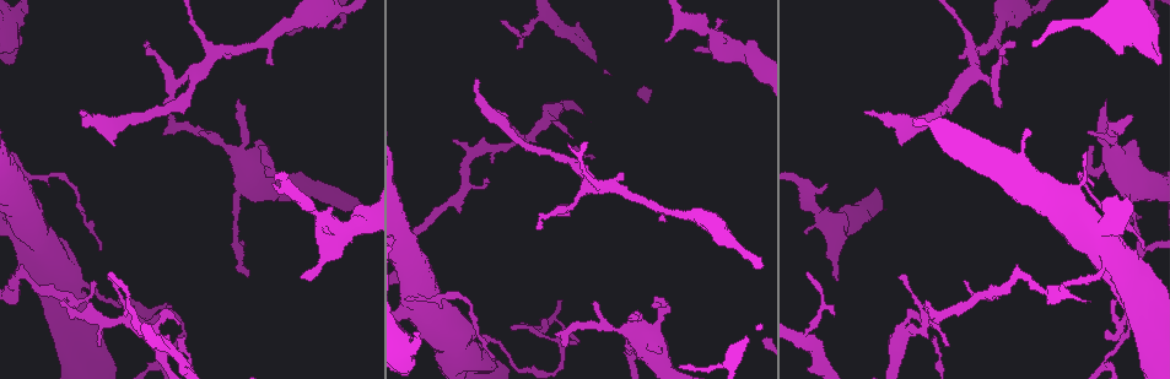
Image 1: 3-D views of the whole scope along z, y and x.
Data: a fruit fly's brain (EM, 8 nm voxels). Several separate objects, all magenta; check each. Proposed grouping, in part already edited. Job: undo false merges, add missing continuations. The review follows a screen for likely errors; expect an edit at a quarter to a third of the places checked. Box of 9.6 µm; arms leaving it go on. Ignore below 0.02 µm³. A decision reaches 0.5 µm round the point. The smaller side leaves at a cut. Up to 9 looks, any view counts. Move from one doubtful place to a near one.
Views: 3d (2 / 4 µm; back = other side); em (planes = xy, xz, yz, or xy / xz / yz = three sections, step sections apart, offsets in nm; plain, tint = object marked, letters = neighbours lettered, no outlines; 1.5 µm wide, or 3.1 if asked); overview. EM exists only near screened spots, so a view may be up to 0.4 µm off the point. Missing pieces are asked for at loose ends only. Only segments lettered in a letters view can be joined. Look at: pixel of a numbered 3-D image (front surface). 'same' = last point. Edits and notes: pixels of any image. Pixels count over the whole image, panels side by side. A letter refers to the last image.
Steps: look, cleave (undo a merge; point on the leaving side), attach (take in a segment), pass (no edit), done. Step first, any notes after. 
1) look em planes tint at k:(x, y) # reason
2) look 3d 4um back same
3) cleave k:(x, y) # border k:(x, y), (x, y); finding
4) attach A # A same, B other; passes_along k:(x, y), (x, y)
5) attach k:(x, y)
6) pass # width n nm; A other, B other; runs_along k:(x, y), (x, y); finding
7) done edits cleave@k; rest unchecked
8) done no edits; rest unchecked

look em planes letters at 1:(125, 316) # thin end

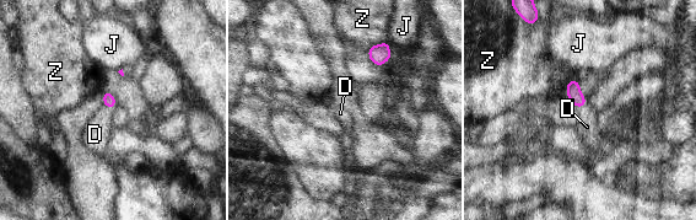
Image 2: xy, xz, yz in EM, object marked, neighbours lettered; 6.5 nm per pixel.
attach D # D same, J other, Z other; passes_along 2:(573, 94), (582, 106), (587, 127); the cell continues

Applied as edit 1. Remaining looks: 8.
look 3d 4um at 1:(1055, 291) # three-way junction

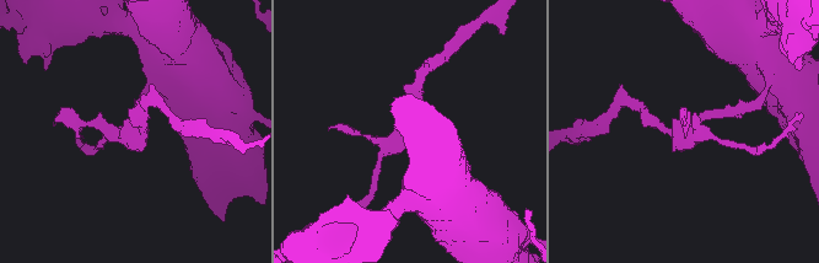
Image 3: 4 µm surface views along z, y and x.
look em planes letters at 3:(136, 128) # arms 3; now the EM

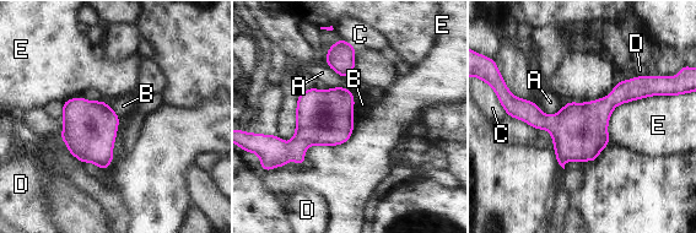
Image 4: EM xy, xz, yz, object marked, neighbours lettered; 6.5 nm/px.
pass # A other, B other, C other, D other, E other; border 4:(667, 95), (619, 103), (609, 144); one cell here

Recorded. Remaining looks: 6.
look em xy step 4 letters at 1:(1131, 117) # an open end

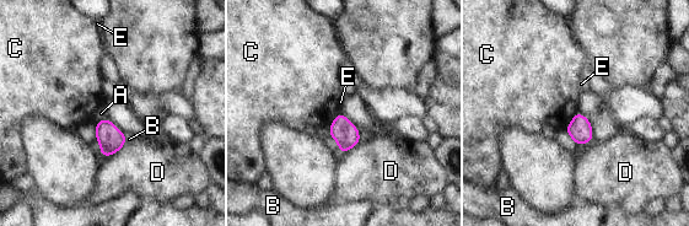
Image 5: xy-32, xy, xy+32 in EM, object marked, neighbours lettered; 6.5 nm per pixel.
look em planes letters same # cut it another way

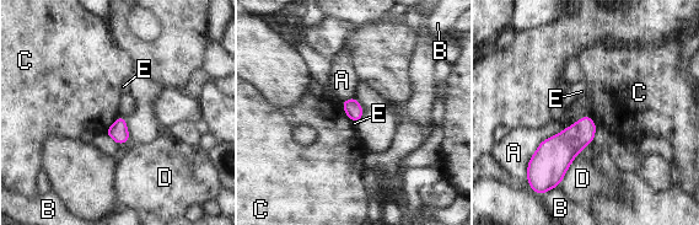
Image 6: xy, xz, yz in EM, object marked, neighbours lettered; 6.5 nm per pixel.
pass # A other, B other, C other, D other, E other; border 6:(340, 102), (344, 113), (351, 122); none of them fits

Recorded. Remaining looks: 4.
look 3d 2um at 1:(1012, 48) # free end

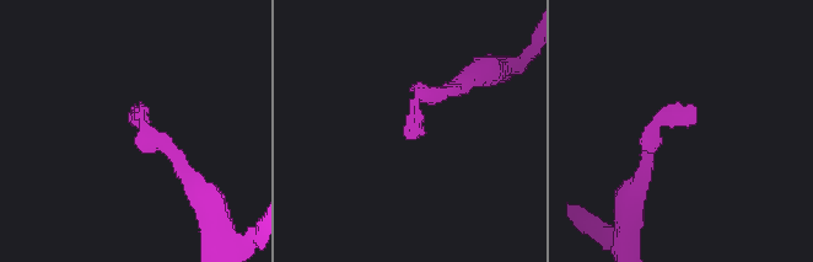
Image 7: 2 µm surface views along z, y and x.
look em planes letters at 7:(418, 136) # now the EM

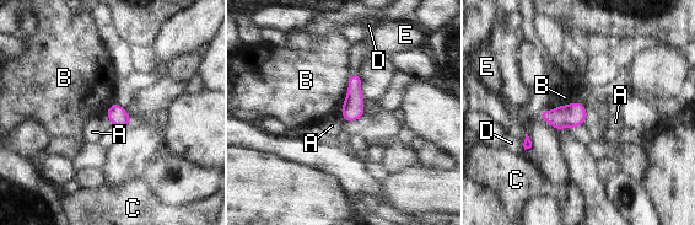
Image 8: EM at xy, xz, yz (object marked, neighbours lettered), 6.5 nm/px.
pass # A other, B other, C other, D other, E other; border 8:(104, 113), (113, 124); no lettered segment goes on from it

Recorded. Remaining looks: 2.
done edits attach@2; rest unchecked

